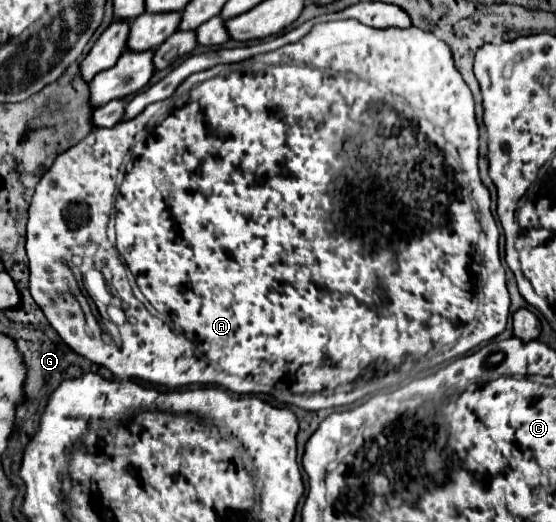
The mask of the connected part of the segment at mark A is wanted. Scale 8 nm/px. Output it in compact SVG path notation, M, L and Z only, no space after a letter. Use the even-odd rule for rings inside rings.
M340 20L340 22L326 22L326 24L316 24L316 26L314 26L314 28L312 28L312 32L310 32L310 34L306 34L306 36L304 36L304 38L302 38L302 40L298 40L298 42L294 42L294 44L288 44L288 46L282 46L282 48L280 48L280 50L274 50L274 52L268 52L268 54L260 54L260 56L254 56L254 58L252 58L252 60L246 60L246 62L240 62L240 64L220 64L220 66L214 66L214 68L210 68L210 70L204 70L204 72L196 72L196 74L192 74L192 76L188 76L188 78L186 78L186 80L184 80L184 82L182 82L182 84L180 84L180 86L178 86L178 88L176 88L176 92L174 92L174 94L172 94L172 96L170 96L170 98L166 98L166 100L162 100L162 102L154 102L154 104L150 104L150 106L148 106L148 108L146 108L146 110L144 110L144 112L142 112L142 114L138 114L138 116L136 116L136 118L134 118L134 120L130 120L130 122L120 122L120 124L116 124L116 126L112 126L112 128L94 128L94 130L92 130L92 134L88 134L88 136L86 136L86 138L84 138L84 140L80 140L80 144L76 144L76 146L72 146L72 148L70 148L70 150L66 150L66 152L64 152L64 154L60 154L60 156L58 156L58 158L56 158L56 162L54 162L54 164L52 164L52 166L50 166L50 170L48 170L48 172L46 172L46 174L44 174L44 176L42 176L42 180L40 180L40 182L38 182L38 186L36 186L36 192L34 192L34 196L32 196L32 212L30 212L30 220L28 220L28 234L26 234L26 252L28 252L28 260L30 260L30 294L32 294L32 298L34 298L34 302L36 302L36 304L38 304L38 306L40 306L40 310L42 310L42 312L44 312L44 316L46 316L46 318L48 318L48 322L50 322L50 324L52 324L52 328L54 328L54 330L56 330L56 332L58 332L58 334L60 334L60 338L62 338L62 340L64 340L64 344L68 344L68 346L70 346L70 348L72 348L72 350L74 350L74 352L78 352L78 354L82 354L82 356L86 356L86 358L88 358L88 360L92 360L92 362L96 362L96 364L100 364L100 366L104 366L104 368L108 368L108 370L110 370L110 372L112 372L112 374L114 374L114 376L116 376L116 378L138 378L138 380L144 380L144 382L150 382L150 384L164 384L164 386L168 386L168 388L182 388L182 386L188 386L188 384L216 384L216 386L224 386L224 388L228 388L228 390L232 390L232 392L238 392L238 394L260 394L260 392L262 392L262 394L272 394L272 396L274 396L274 398L278 398L278 400L280 400L280 402L284 402L284 404L294 404L294 406L298 406L298 408L304 408L304 410L322 410L322 408L334 408L334 406L348 406L348 404L352 404L352 402L356 402L356 400L358 400L358 398L362 398L362 396L364 396L364 394L354 394L354 392L356 392L356 388L354 388L354 390L352 390L352 392L346 392L346 394L322 394L322 392L332 392L332 390L334 390L334 388L338 388L338 386L358 386L358 388L360 388L360 386L364 386L364 382L370 382L370 380L376 380L376 378L380 378L380 374L386 374L386 370L392 370L392 368L400 368L400 366L402 366L402 364L406 364L406 362L418 362L418 360L428 360L428 358L430 358L430 360L432 360L432 358L434 358L434 356L436 356L436 364L438 364L438 362L444 362L444 360L454 360L454 358L458 358L458 356L464 356L464 354L466 354L466 352L468 352L468 350L472 350L472 348L476 348L476 346L478 346L478 344L482 344L482 342L488 342L488 340L492 340L492 338L494 338L494 336L498 336L498 334L500 334L500 332L502 332L502 330L504 330L504 328L506 328L506 318L508 318L508 306L510 306L510 296L508 296L508 290L506 290L506 278L504 278L504 265L503 265L503 263L502 263L502 261L501 261L501 257L500 257L500 254L498 254L498 238L500 238L500 232L498 232L498 226L496 226L496 220L494 220L494 216L492 216L492 212L490 212L490 192L488 192L488 188L486 188L486 186L484 186L484 184L482 184L482 180L480 180L480 176L478 176L478 126L476 126L476 118L474 118L474 98L472 98L472 92L470 92L470 88L468 88L468 86L466 86L466 82L464 82L464 80L462 80L462 76L460 76L460 74L458 74L458 70L456 70L456 66L454 66L454 60L452 60L452 52L450 52L450 48L448 48L448 46L446 46L446 44L444 44L444 42L442 42L442 40L438 40L438 38L436 38L436 36L434 36L434 34L432 34L432 32L424 32L424 30L420 30L420 28L414 28L414 26L410 26L410 28L406 28L406 30L398 30L398 28L388 28L388 30L374 30L374 28L370 28L370 26L364 26L364 24L360 24L360 22L358 22L358 20ZM374 84L380 84L380 86L384 86L384 88L388 88L388 90L390 90L390 92L392 92L392 94L396 94L396 96L400 96L400 98L404 98L404 100L406 100L406 102L408 102L408 104L410 104L410 106L412 106L412 108L415 108L415 113L414 113L414 114L415 114L415 115L417 115L417 116L414 116L414 117L412 117L412 118L414 118L414 119L415 119L415 120L410 120L410 118L406 118L406 116L398 116L398 112L394 112L394 110L396 110L396 108L386 108L386 102L384 102L384 100L380 100L380 90L378 90L378 88L376 88L376 86L374 86ZM432 139L444 139L444 140L445 140L445 144L444 144L444 141L443 141L443 143L439 143L439 146L441 146L441 147L442 147L442 148L438 148L438 146L436 146L436 144L434 144L434 142L432 142L432 141L433 141L433 140L432 140ZM86 244L96 244L96 246L98 246L98 250L100 250L100 251L105 251L105 254L109 254L109 255L110 255L110 256L109 256L109 258L107 258L107 260L106 260L106 261L105 261L105 264L106 264L106 266L107 266L107 267L108 267L108 268L109 268L109 269L111 269L111 271L112 271L112 272L114 272L114 278L112 278L112 280L110 280L110 288L112 288L112 294L114 294L114 296L116 296L116 298L118 298L118 302L120 302L120 306L122 306L122 308L124 308L124 312L126 312L126 318L128 318L128 322L124 322L124 326L120 326L120 330L118 330L118 334L120 334L120 340L114 340L114 338L112 338L112 336L110 336L110 332L106 332L106 330L104 330L104 328L102 328L102 326L98 326L98 322L94 322L94 320L88 320L88 318L90 318L90 314L88 314L88 312L86 312L86 310L82 310L82 306L80 306L80 302L78 302L78 300L76 300L76 294L80 294L80 288L78 288L78 284L76 284L76 278L74 278L74 274L72 274L72 270L70 270L70 268L68 268L68 264L66 264L66 260L70 260L70 258L72 258L72 256L74 256L74 254L78 254L78 252L80 252L80 250L82 250L82 248L86 248Z

